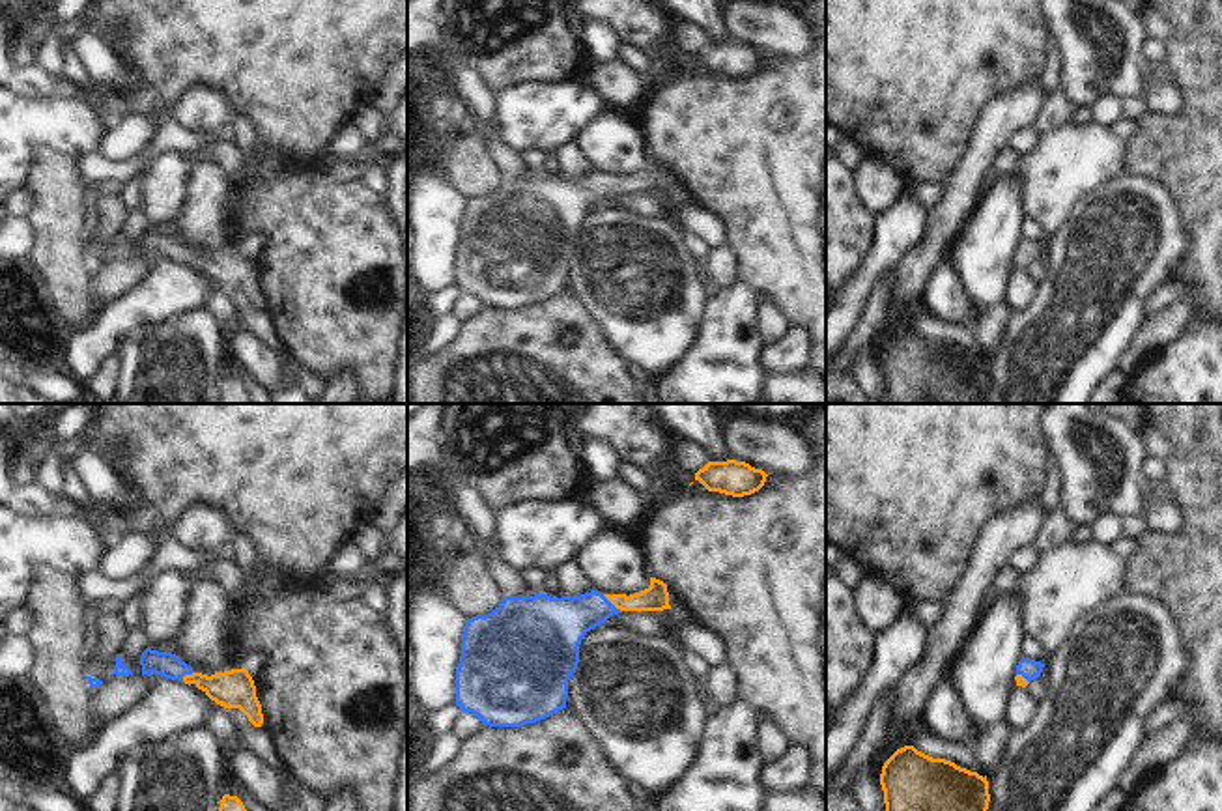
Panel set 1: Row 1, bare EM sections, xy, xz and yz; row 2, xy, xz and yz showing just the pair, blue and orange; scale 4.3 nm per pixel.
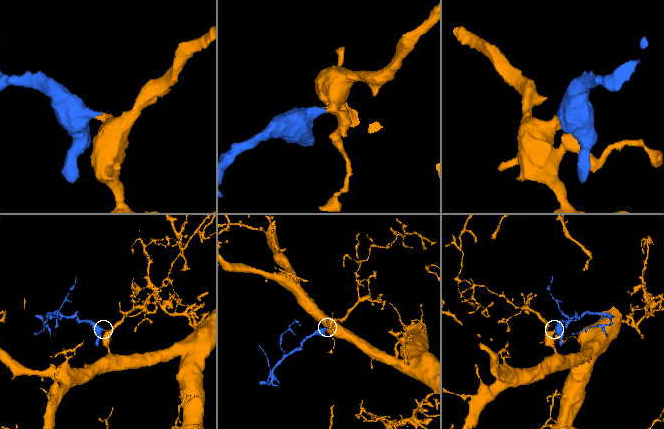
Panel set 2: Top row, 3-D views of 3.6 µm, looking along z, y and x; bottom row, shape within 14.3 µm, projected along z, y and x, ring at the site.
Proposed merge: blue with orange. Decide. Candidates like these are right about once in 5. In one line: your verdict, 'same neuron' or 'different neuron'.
same neuron

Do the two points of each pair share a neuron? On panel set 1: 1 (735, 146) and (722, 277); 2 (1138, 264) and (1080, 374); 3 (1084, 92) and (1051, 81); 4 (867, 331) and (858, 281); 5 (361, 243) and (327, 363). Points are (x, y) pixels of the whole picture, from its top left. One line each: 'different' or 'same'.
1: different
2: same
3: different
4: different
5: same

